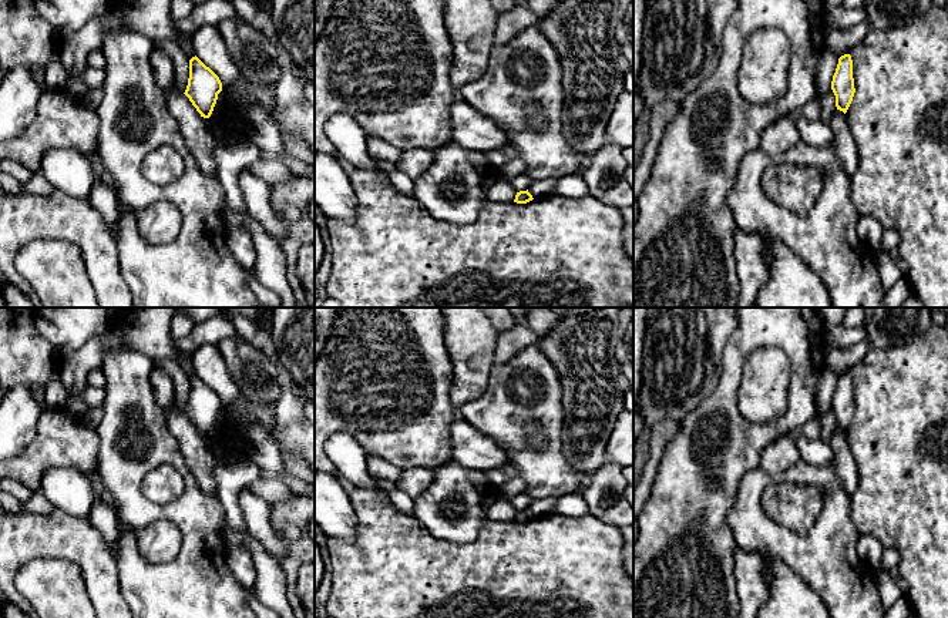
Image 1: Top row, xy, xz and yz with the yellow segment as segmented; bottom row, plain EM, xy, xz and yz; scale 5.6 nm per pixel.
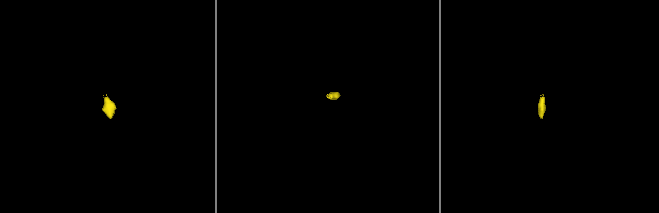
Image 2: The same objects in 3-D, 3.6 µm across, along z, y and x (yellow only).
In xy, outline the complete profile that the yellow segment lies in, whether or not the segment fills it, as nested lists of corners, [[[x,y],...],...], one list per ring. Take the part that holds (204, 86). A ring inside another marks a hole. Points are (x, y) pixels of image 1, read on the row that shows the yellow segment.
[[[208,0],[198,4],[186,17],[172,19],[172,26],[178,34],[178,46],[189,58],[189,78],[185,95],[204,118],[209,118],[222,91],[219,77],[206,67],[194,53],[192,36],[205,24],[218,24],[225,19],[243,19],[228,0]]]

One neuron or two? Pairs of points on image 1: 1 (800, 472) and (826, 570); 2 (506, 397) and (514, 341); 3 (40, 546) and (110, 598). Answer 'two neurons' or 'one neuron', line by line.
1: one neuron
2: two neurons
3: one neuron

